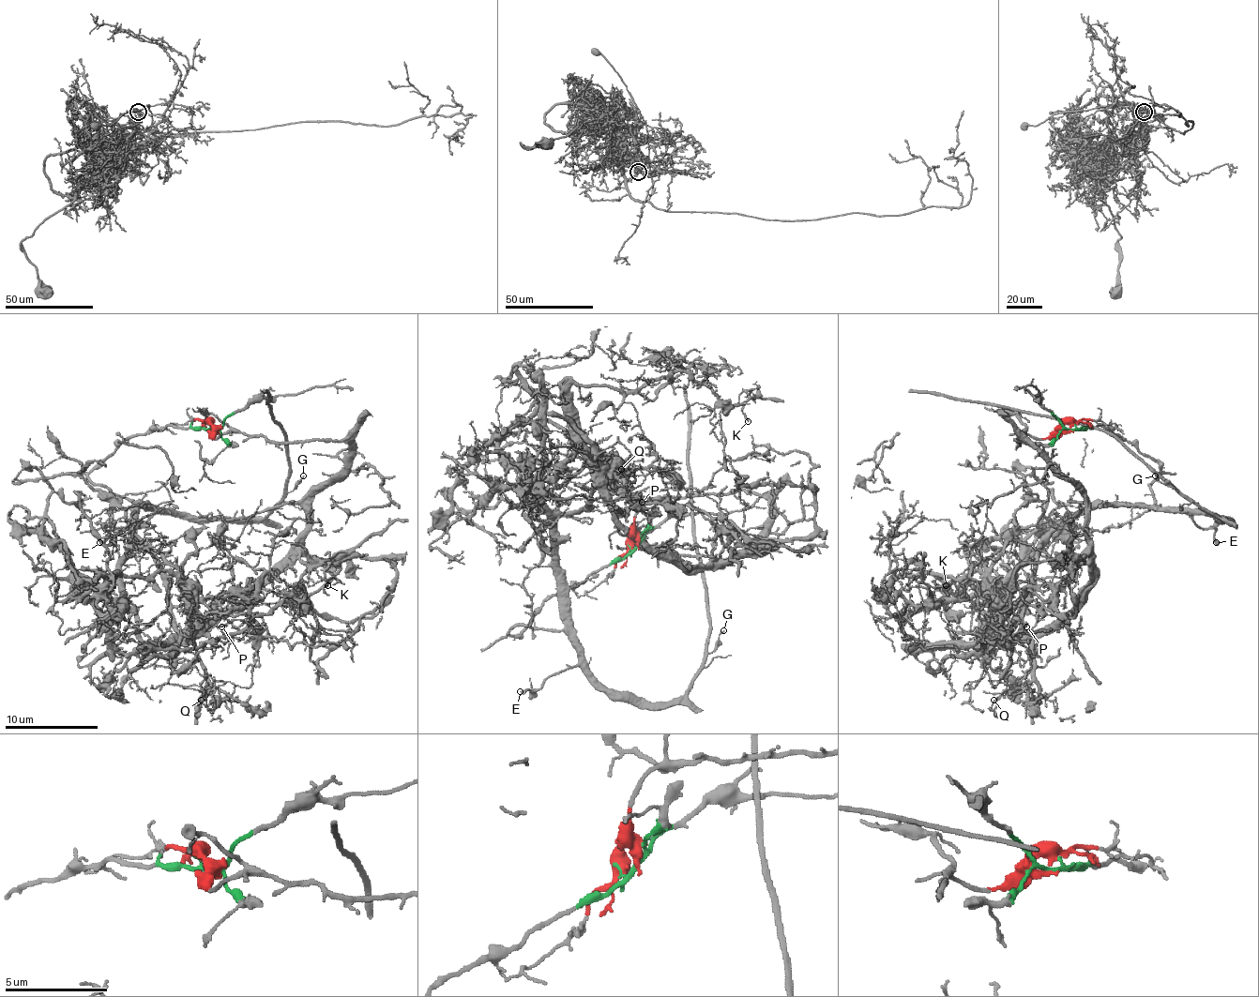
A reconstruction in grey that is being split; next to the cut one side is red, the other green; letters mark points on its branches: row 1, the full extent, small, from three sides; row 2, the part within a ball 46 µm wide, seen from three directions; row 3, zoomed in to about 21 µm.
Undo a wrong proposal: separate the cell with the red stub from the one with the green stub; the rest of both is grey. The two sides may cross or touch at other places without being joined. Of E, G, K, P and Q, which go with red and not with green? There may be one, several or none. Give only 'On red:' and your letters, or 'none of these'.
On red: K, P, Q

